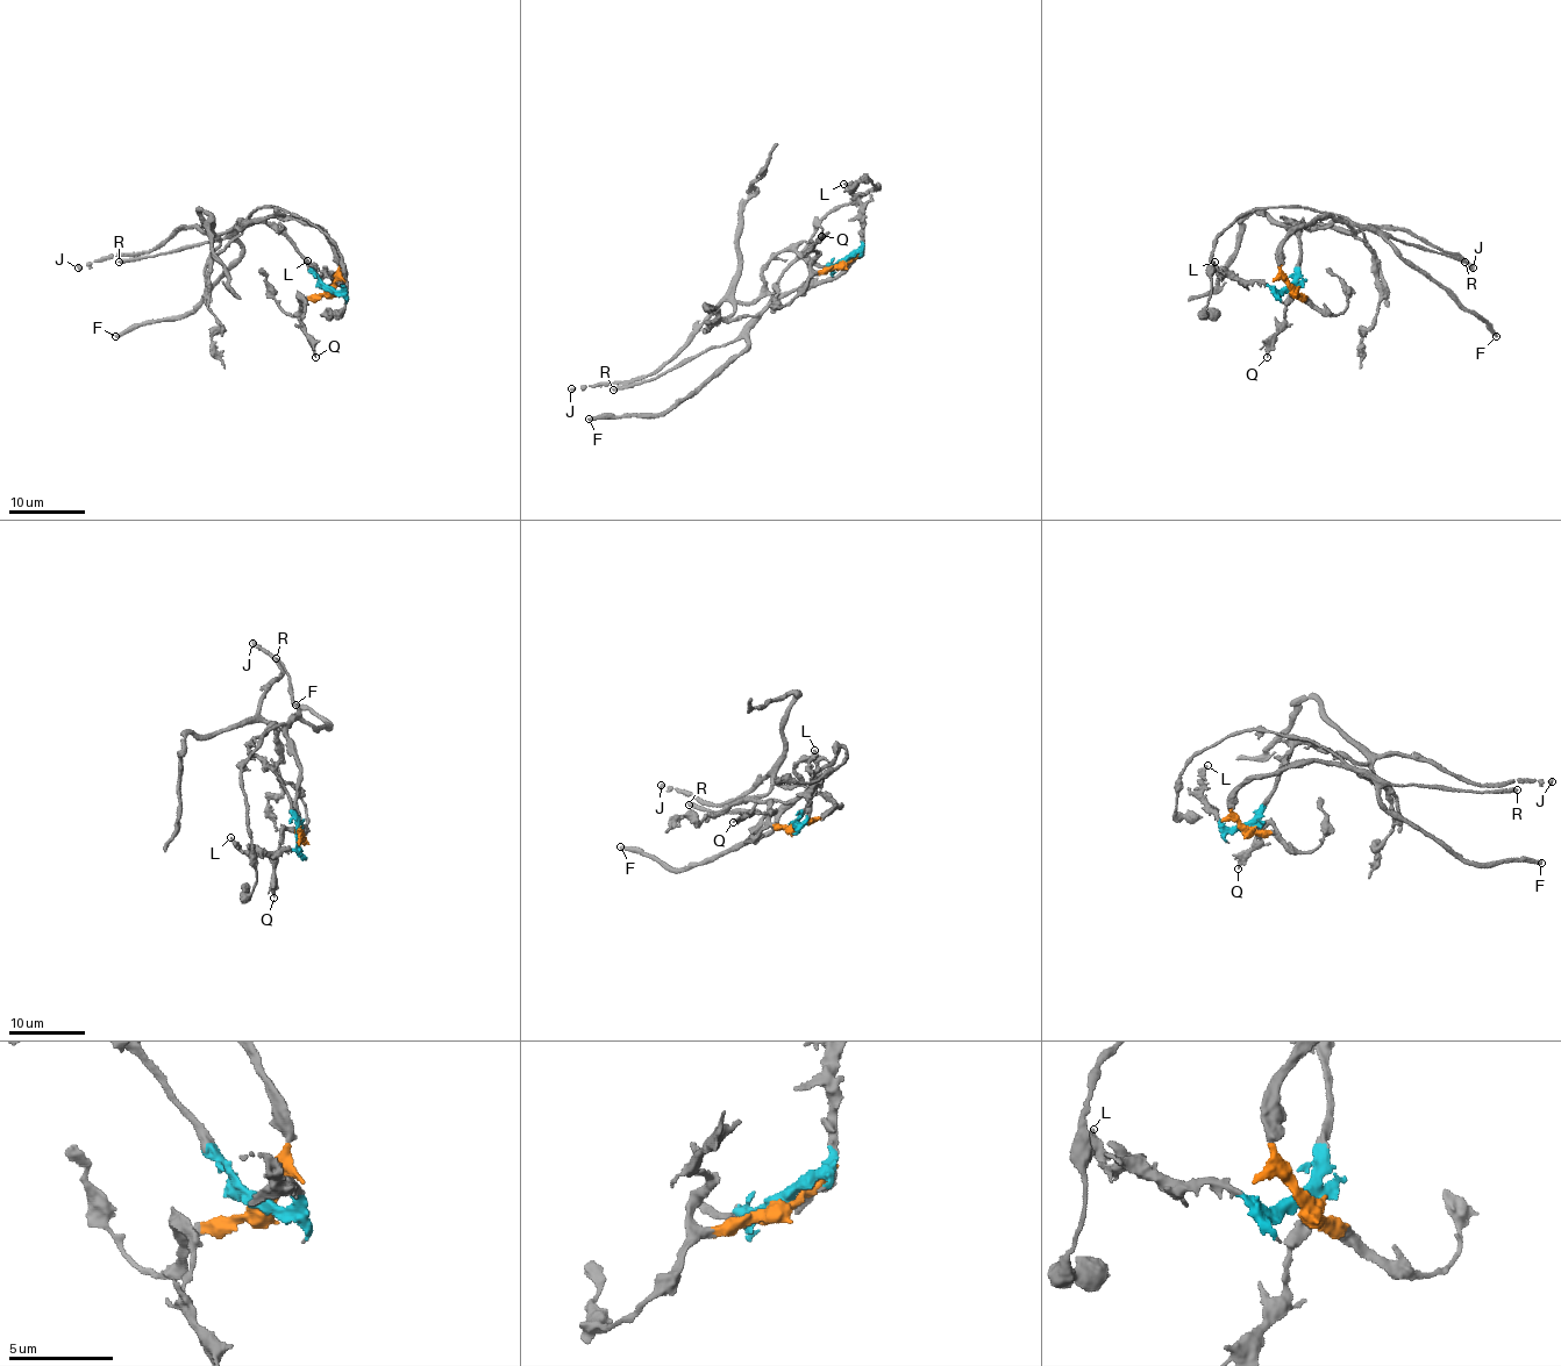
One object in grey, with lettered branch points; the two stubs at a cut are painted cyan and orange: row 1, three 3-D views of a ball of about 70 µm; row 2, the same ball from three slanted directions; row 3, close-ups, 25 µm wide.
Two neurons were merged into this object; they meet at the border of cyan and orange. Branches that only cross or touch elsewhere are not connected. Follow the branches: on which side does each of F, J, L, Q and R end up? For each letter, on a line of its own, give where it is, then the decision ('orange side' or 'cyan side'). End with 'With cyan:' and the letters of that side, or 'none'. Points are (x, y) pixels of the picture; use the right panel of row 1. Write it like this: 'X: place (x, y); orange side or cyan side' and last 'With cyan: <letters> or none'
F: place (1496, 336); orange side
J: place (1473, 267); cyan side
L: place (1214, 262); cyan side
Q: place (1267, 357); orange side
R: place (1465, 262); orange side
With cyan: J, L

